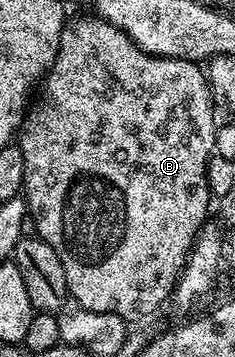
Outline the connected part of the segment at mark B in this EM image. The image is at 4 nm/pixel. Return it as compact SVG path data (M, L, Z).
M77 18L66 21L61 33L61 47L44 79L45 95L37 107L24 115L19 131L19 145L23 152L25 185L23 197L27 212L37 225L36 237L41 238L59 256L63 273L67 276L69 298L91 308L91 312L107 312L126 320L145 318L153 314L164 302L170 301L173 287L181 269L185 267L197 234L206 225L211 195L207 184L207 164L215 154L215 136L219 119L213 115L215 105L206 71L196 61L181 58L166 58L149 54L132 42L119 28L112 26L106 18Z

